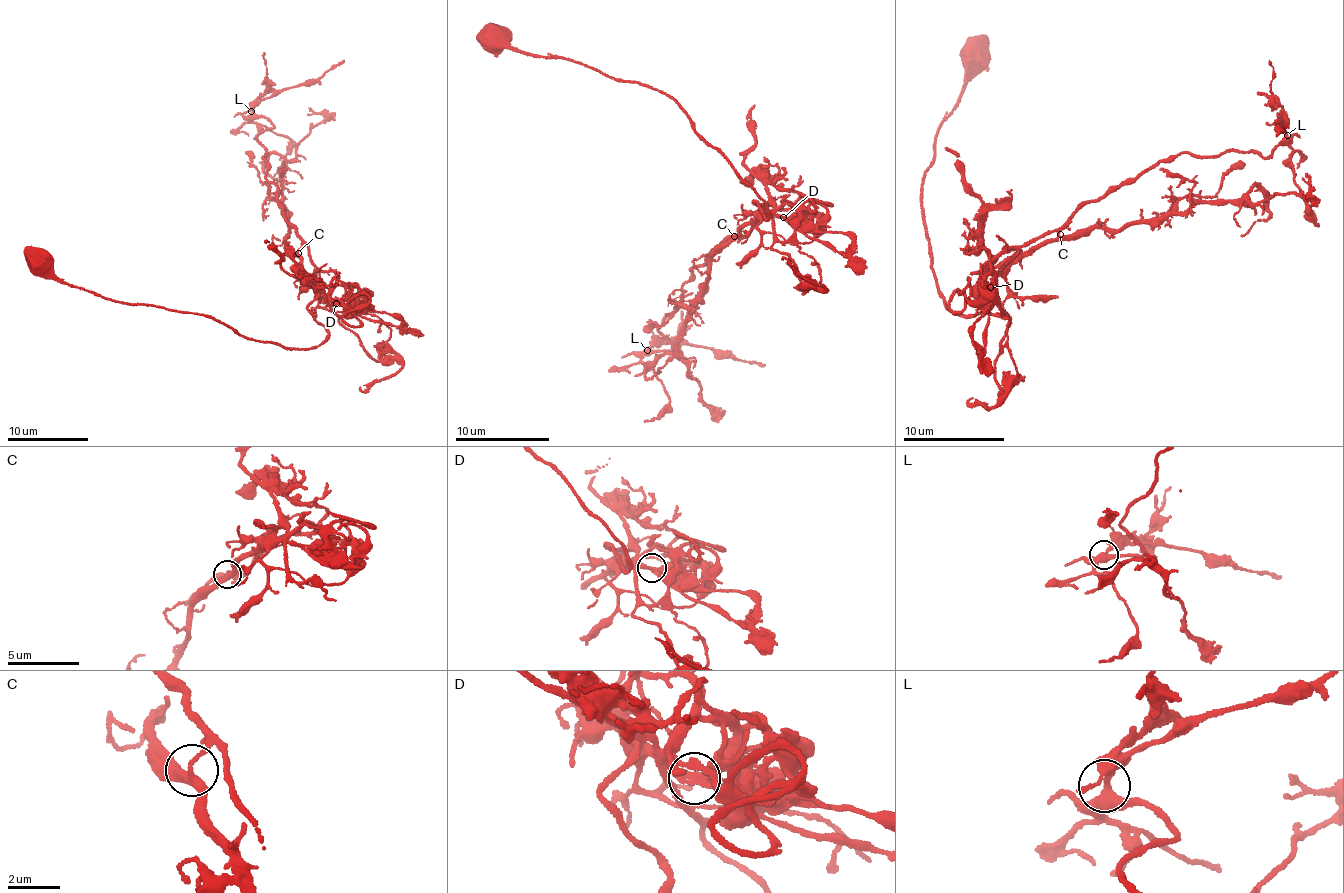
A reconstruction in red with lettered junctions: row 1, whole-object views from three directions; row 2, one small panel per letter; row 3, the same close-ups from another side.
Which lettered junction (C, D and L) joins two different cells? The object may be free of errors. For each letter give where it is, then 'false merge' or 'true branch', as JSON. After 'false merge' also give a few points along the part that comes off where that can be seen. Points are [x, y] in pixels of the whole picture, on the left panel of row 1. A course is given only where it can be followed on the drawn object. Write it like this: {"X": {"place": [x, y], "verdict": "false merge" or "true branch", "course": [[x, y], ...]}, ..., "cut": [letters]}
{"C": {"place": [298, 253], "verdict": "true branch"}, "D": {"place": [336, 303], "verdict": "false merge", "course": [[336, 303], [329, 303], [338, 322], [359, 339], [368, 356], [379, 361], [398, 361], [400, 368], [360, 391]]}, "L": {"place": [251, 111], "verdict": "true branch"}, "cut": ["D"]}

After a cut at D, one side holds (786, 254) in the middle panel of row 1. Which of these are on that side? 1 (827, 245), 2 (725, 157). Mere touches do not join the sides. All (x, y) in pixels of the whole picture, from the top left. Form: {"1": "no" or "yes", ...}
{"1": "no", "2": "no"}

